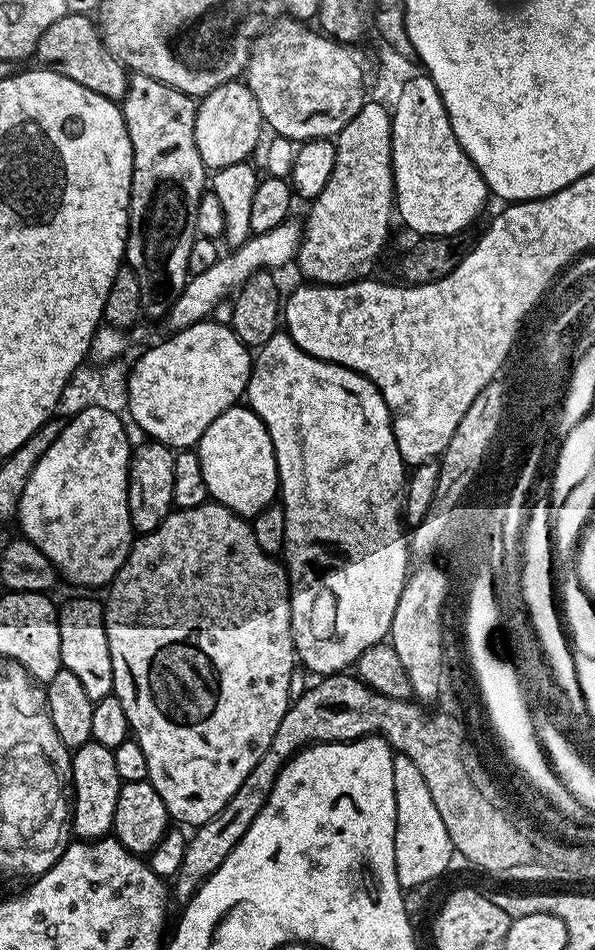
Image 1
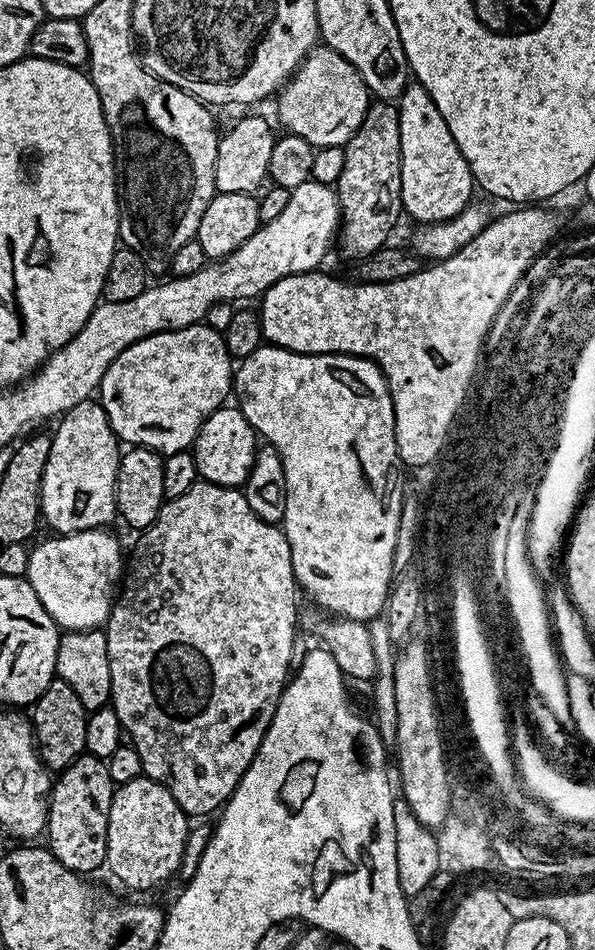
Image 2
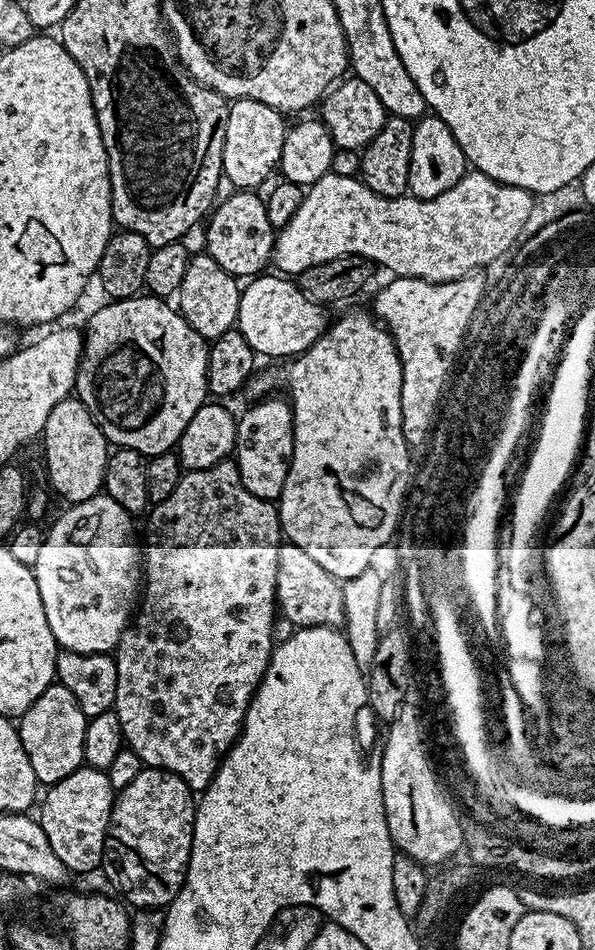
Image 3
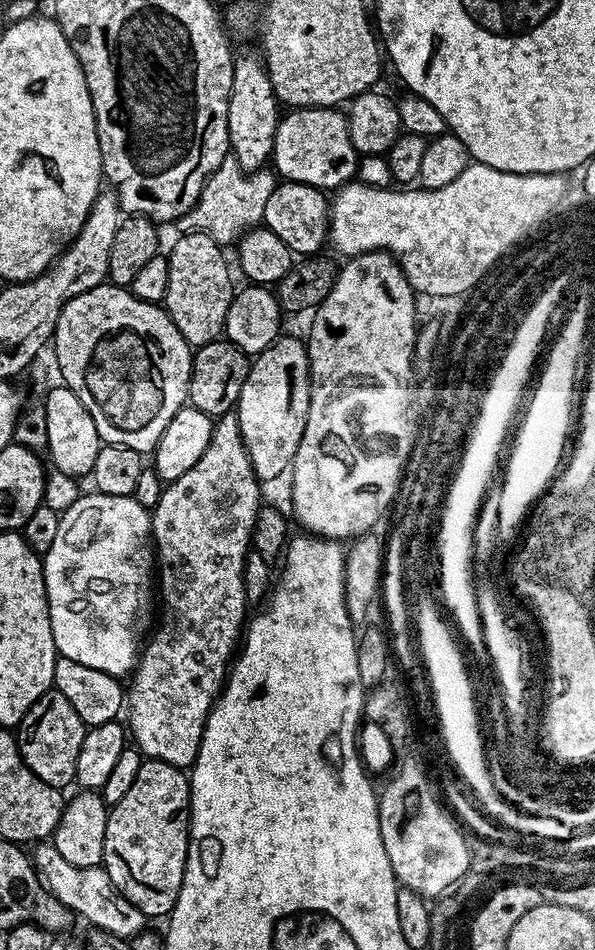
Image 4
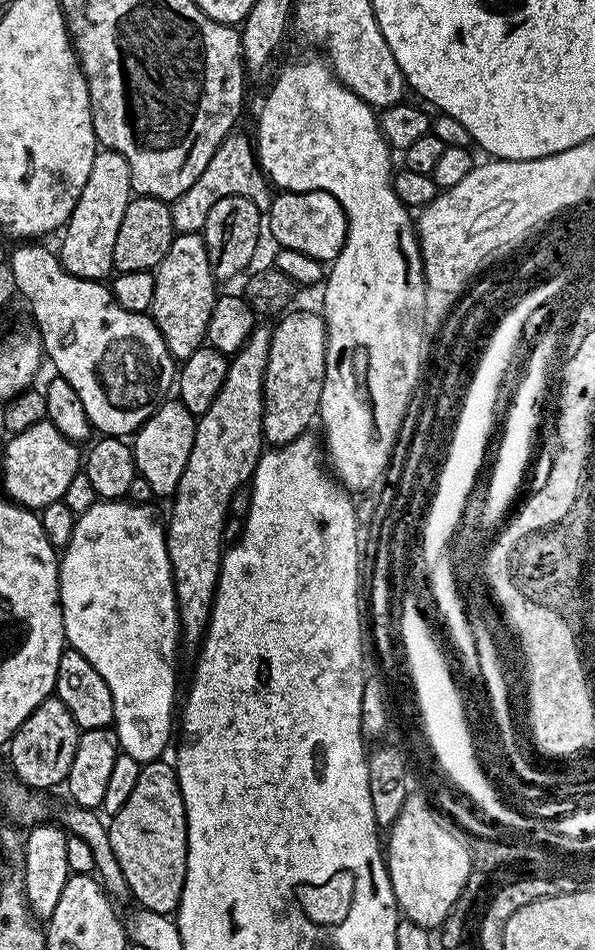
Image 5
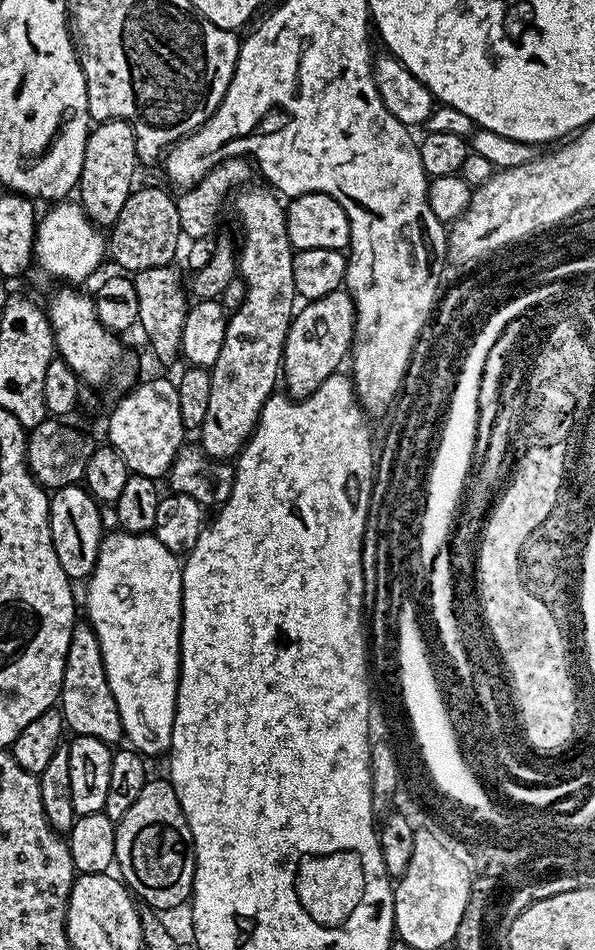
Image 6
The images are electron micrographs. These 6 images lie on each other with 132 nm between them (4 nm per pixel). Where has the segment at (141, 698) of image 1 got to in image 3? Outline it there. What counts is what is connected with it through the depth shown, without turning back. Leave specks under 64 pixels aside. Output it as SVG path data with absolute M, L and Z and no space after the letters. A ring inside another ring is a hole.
M229 458L206 470L185 471L174 494L170 494L166 502L155 505L148 518L148 533L145 536L143 533L142 536L142 599L114 649L118 670L114 711L124 732L124 743L134 750L134 754L138 754L141 765L170 770L178 774L178 778L182 778L182 782L186 782L186 786L190 786L193 793L200 794L210 786L217 770L220 769L220 761L240 736L240 729L244 727L244 715L248 712L248 703L252 701L264 671L272 660L274 647L272 627L275 626L276 620L278 621L276 583L278 582L278 550L282 543L280 514L273 501L254 498L254 494L250 494L250 490L242 486L236 461Z

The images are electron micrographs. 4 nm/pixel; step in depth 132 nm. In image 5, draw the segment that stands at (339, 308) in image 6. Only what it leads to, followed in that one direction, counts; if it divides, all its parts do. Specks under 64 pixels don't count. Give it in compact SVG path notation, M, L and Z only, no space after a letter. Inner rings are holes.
M319 311L291 312L281 315L275 321L277 324L272 328L264 371L264 439L272 446L294 442L294 438L305 435L311 429L308 427L317 419L322 382L326 378L326 326L323 315Z

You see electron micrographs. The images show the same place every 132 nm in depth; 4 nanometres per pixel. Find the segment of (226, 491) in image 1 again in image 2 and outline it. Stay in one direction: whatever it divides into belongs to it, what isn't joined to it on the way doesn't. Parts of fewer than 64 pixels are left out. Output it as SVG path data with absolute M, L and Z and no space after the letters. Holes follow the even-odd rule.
M221 406L198 430L196 443L190 451L196 458L200 471L199 479L210 484L221 484L227 488L240 488L248 481L250 470L258 447L258 433L252 429L250 422L242 415L239 407Z

